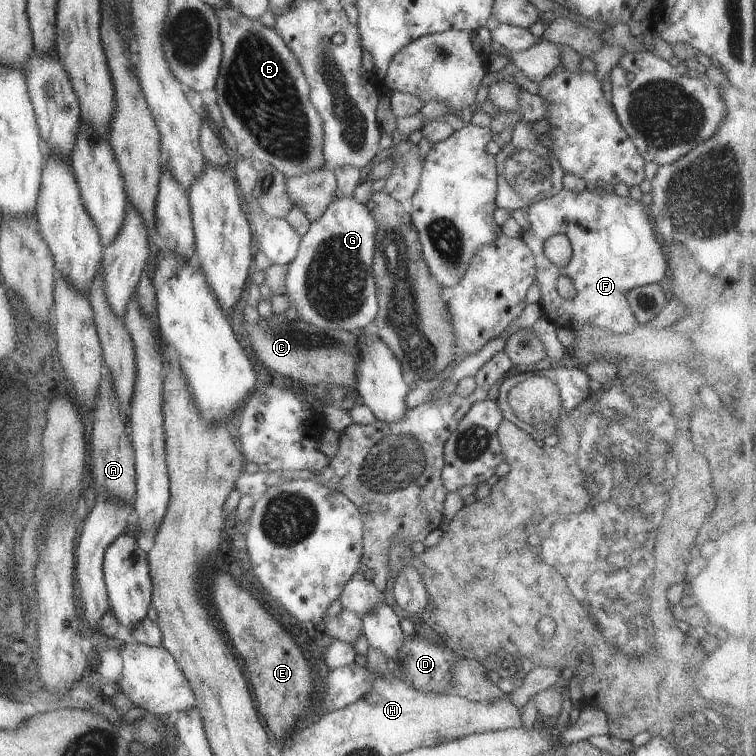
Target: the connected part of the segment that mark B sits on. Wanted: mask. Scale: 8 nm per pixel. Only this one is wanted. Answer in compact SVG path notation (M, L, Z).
M230 2L226 4L214 10L220 20L223 50L214 89L225 126L236 140L235 150L241 158L260 160L287 177L324 168L324 122L310 100L310 85L300 62L274 28L246 18Z

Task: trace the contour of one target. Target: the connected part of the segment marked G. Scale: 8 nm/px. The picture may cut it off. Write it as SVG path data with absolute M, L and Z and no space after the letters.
M352 196L336 197L326 212L301 236L298 252L288 263L286 294L298 318L322 329L360 332L379 309L372 268L378 224L366 204Z

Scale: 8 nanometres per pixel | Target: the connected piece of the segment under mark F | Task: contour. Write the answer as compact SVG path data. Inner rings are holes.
M584 188L582 192L562 189L558 194L548 198L540 198L527 208L529 228L523 230L521 239L532 250L536 257L536 284L540 288L542 312L546 318L558 328L568 328L576 331L584 324L604 328L612 334L628 334L639 325L638 319L628 300L628 292L652 282L658 283L666 272L666 260L662 252L662 243L654 231L652 217L648 207L640 200L630 196L619 196L612 189L601 188L590 191ZM557 234L568 237L573 248L572 258L568 266L556 266L544 254L544 242ZM560 276L568 276L572 280L576 296L566 300L556 290Z

